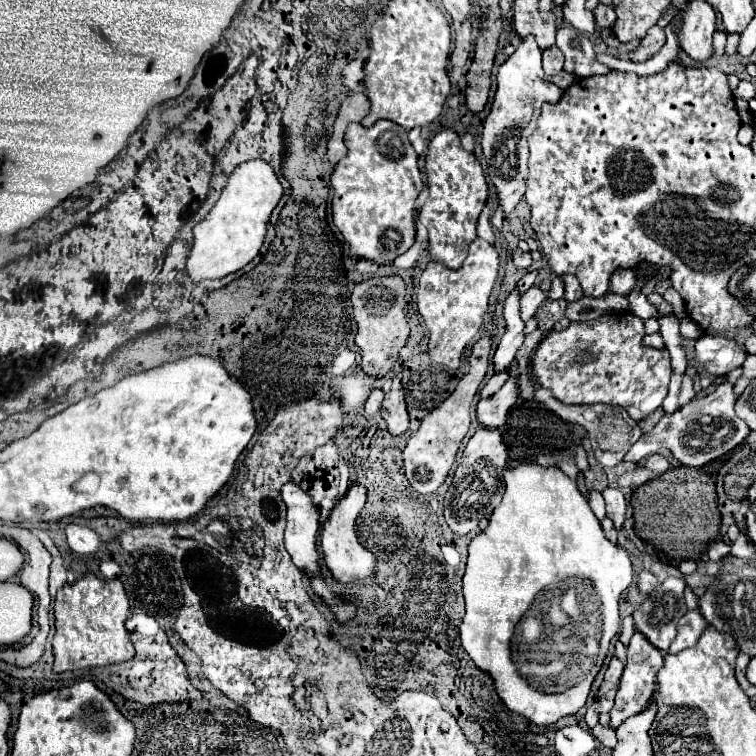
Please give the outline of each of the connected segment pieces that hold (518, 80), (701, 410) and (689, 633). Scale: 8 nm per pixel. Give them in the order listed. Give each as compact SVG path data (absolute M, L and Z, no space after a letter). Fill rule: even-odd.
M527 36L515 50L513 56L505 64L501 64L497 72L497 92L491 104L491 112L485 118L483 124L483 156L487 162L487 176L491 178L495 190L497 190L497 200L503 210L503 216L507 216L517 202L525 194L527 186L527 136L537 124L537 118L541 114L541 108L545 102L555 104L561 98L561 90L553 86L541 66L541 50L535 42L535 38ZM511 130L519 130L519 134L509 134Z
M721 382L711 394L697 398L687 406L681 406L673 416L663 416L653 432L643 434L643 438L631 446L631 450L625 454L625 462L639 464L641 458L655 454L659 446L667 448L671 456L683 466L695 466L695 468L701 468L725 456L735 446L739 446L745 440L745 436L751 432L749 426L741 418L737 418L733 410L735 400L737 396L733 394L733 384Z
M699 610L687 612L687 614L679 620L677 636L675 636L675 640L671 642L671 646L669 646L667 652L669 652L669 654L677 654L677 652L681 652L683 648L695 646L705 628L707 628L707 622L705 622L705 618L701 616Z

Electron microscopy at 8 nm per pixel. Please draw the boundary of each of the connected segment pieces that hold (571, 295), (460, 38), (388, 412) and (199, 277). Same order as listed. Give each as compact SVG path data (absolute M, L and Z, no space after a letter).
M563 274L561 280L563 280L563 284L565 284L565 300L571 302L571 300L577 300L577 298L583 296L581 286L579 286L579 280L577 280L573 274Z
M463 22L455 32L455 48L451 52L451 64L455 68L463 68L471 56L471 22Z
M399 378L391 380L391 388L389 388L389 392L385 392L385 400L383 400L379 412L381 412L381 418L385 420L387 432L391 436L399 436L399 434L407 432L409 414L407 414L407 406L405 406L405 392L403 392Z
M249 160L239 164L229 176L227 186L223 188L211 212L193 228L193 246L185 264L187 276L199 284L203 280L223 278L247 266L259 254L269 216L281 196L283 188L267 162Z

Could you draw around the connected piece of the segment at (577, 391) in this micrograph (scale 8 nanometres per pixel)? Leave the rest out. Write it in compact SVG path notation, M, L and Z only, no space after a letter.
M630 312L605 314L589 322L571 322L561 332L549 332L531 356L531 376L563 404L607 402L623 406L639 422L655 412L667 396L669 352L643 344L644 321Z

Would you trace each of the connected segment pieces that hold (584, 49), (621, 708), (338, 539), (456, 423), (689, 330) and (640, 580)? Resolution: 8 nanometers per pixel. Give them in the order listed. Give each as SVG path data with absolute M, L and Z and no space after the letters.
M559 28L555 46L565 56L565 72L571 72L579 78L589 78L593 74L607 74L609 68L595 60L591 42L585 34L579 34L575 28Z
M633 634L629 648L627 648L627 662L625 662L625 670L621 676L621 684L615 696L615 706L611 708L609 716L609 728L617 728L623 720L627 720L629 716L641 714L649 704L651 704L651 696L655 692L655 684L657 684L657 672L663 668L663 654L659 650L655 650L655 646L651 646L643 634Z
M351 484L349 490L345 492L345 496L339 498L337 506L329 514L329 518L321 530L321 546L323 546L323 554L325 554L325 564L329 566L333 578L343 588L349 588L349 586L355 586L363 580L369 580L373 576L373 570L375 570L375 554L371 554L367 548L363 548L359 544L357 530L355 530L355 520L357 520L359 512L363 510L365 500L367 500L365 486L363 484Z
M479 338L471 350L469 372L461 378L455 392L445 402L439 402L439 406L435 406L431 412L427 412L421 420L419 430L415 434L411 434L411 438L407 440L407 444L403 448L403 466L405 466L405 476L411 484L411 488L427 494L427 490L435 490L447 478L447 474L455 462L455 454L461 446L461 440L469 430L469 424L471 424L469 404L471 404L473 396L477 394L481 380L485 378L487 364L489 364L489 352L491 352L491 338Z
M691 318L681 320L681 336L683 338L699 338L701 334L703 334L703 330Z
M641 570L641 572L637 574L637 586L639 586L639 590L641 590L641 592L651 594L651 592L655 590L655 586L657 586L657 584L659 584L659 582L657 582L657 578L655 578L651 572Z

